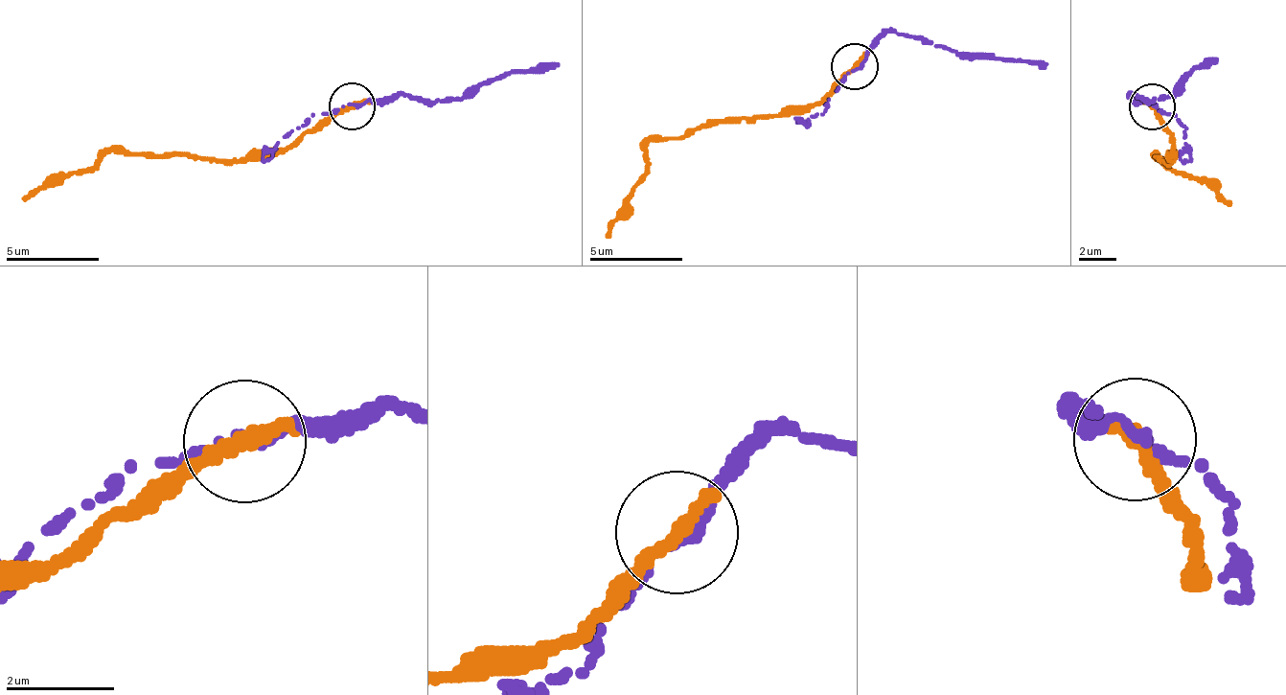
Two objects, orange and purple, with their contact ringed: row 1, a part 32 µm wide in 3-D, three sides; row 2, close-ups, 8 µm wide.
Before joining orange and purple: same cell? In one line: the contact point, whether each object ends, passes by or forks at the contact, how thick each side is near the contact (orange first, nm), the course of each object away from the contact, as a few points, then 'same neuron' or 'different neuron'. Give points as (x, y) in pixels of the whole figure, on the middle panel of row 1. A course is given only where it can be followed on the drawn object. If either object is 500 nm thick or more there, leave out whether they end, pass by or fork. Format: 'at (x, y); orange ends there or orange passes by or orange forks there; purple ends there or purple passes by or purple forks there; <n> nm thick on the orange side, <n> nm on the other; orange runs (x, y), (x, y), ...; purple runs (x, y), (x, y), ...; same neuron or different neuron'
at (855, 66); orange ends there; purple passes by; 380 nm thick on the orange side, 160 nm on the other; orange runs (855, 65), (815, 105), (766, 119), (657, 137), (628, 201), (605, 238); purple runs (855, 69), (887, 33), (1045, 67); same neuron

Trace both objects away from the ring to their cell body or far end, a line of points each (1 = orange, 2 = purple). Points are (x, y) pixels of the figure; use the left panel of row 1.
1: (353, 104), (287, 148), (230, 161), (118, 151), (63, 171), (21, 199)
2: (352, 105), (399, 95), (456, 101), (481, 82), (557, 64)

